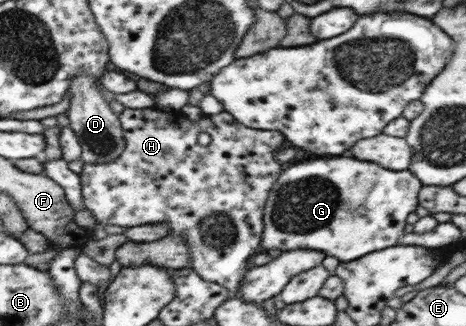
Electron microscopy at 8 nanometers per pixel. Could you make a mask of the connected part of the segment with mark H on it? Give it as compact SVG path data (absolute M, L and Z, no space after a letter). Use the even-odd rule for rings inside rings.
M155 108L146 109L125 109L120 115L120 123L123 128L125 139L125 149L121 155L109 163L84 162L83 169L79 174L81 181L81 193L83 194L83 204L92 213L93 217L102 225L119 225L119 227L135 227L137 225L146 225L151 223L165 223L169 227L169 235L177 235L183 241L189 243L190 263L193 268L205 281L212 281L219 284L227 290L232 297L238 297L241 280L247 271L247 261L254 253L260 251L261 238L263 238L264 221L263 215L265 204L269 198L269 190L277 182L279 174L283 171L281 162L275 160L275 151L286 145L285 136L279 131L258 130L257 128L245 127L238 123L229 113L223 111L216 115L203 115L199 121L191 121L181 110L170 112L159 111ZM199 133L209 133L211 141L208 145L200 145L197 142Z

